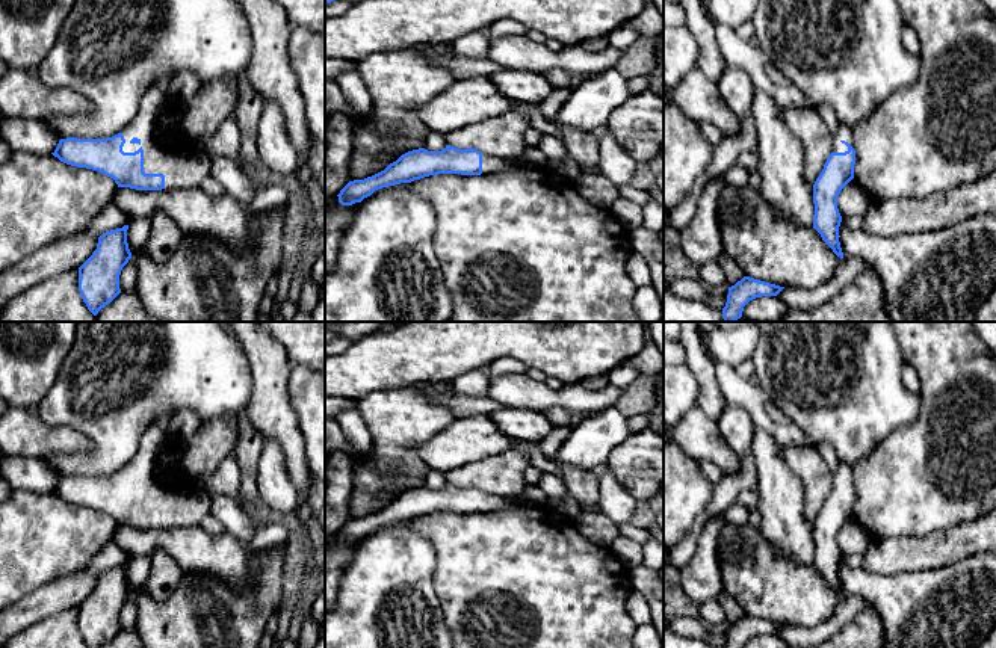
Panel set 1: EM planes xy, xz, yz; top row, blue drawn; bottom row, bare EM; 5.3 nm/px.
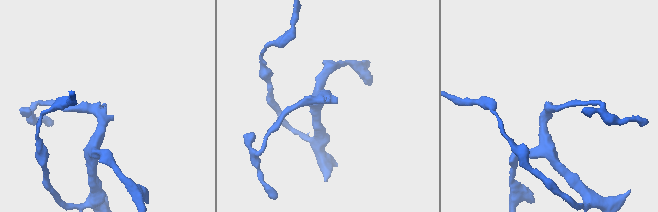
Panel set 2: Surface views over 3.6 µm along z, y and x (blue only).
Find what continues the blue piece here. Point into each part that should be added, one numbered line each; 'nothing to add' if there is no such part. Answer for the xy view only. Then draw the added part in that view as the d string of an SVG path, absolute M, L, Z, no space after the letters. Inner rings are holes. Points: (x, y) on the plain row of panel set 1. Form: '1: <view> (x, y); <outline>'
nothing to add

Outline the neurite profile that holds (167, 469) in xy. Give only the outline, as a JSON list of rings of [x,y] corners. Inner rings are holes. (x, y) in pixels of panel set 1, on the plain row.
[[[166,440],[153,462],[153,476],[165,489],[178,491],[189,483],[180,464],[180,450],[181,443]]]

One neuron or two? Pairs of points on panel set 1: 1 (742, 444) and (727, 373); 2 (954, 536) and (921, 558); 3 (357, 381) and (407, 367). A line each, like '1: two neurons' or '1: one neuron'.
1: two neurons
2: one neuron
3: one neuron

